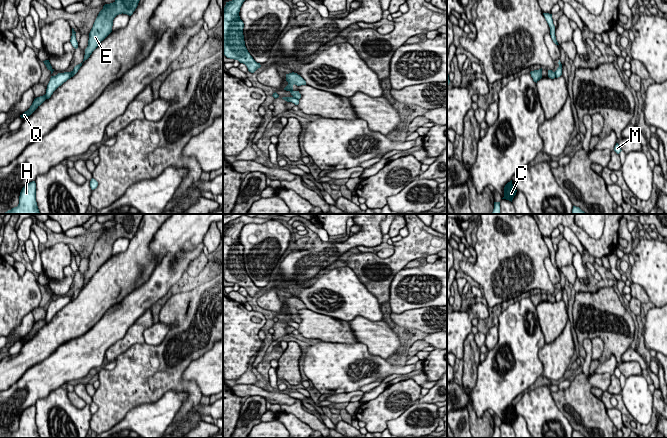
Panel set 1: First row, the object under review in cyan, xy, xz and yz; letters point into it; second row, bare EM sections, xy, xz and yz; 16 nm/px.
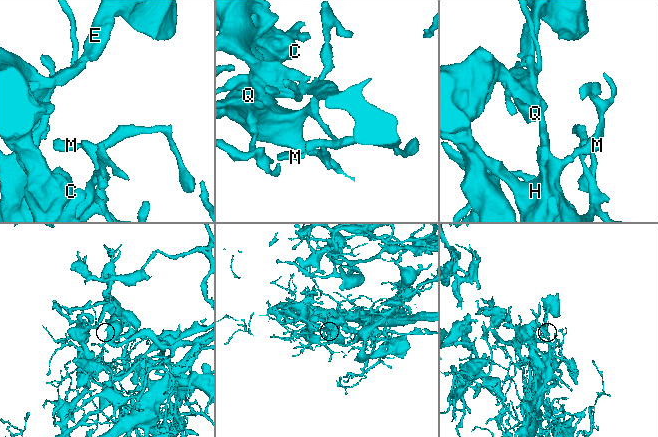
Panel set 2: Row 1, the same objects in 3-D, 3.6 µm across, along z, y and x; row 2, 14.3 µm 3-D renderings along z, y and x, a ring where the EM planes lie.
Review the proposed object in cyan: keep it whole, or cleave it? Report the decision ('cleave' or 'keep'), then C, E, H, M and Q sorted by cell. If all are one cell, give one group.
cleave; groups C E Q / H M

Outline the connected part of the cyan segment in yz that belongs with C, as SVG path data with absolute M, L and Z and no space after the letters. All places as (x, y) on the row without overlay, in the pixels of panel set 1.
M512 404L508 406L504 411L504 421L502 423L506 423L512 426L514 420L516 419L516 412L513 411Z

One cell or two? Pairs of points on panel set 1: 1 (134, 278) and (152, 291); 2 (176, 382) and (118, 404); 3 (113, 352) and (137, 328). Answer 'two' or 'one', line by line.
1: two
2: one
3: one

